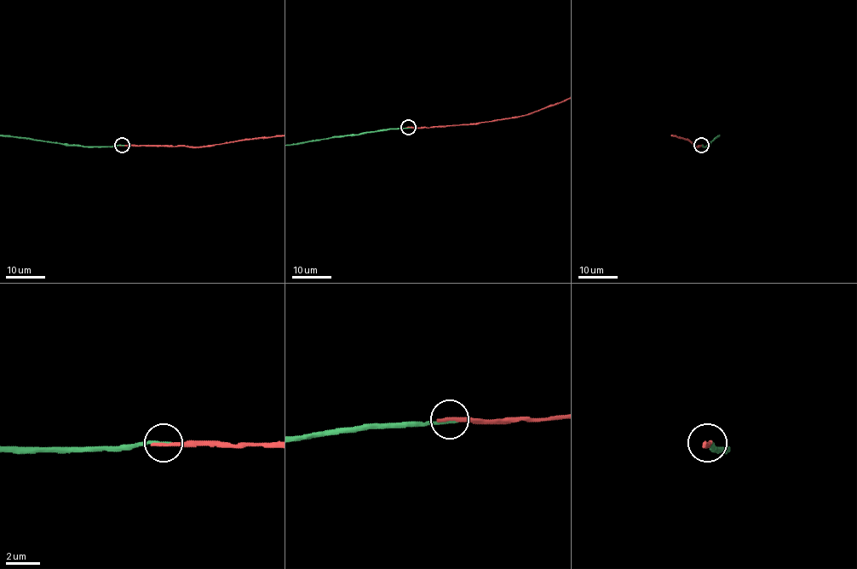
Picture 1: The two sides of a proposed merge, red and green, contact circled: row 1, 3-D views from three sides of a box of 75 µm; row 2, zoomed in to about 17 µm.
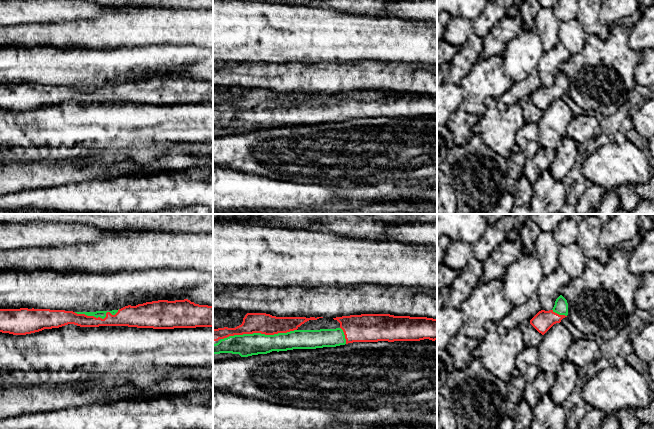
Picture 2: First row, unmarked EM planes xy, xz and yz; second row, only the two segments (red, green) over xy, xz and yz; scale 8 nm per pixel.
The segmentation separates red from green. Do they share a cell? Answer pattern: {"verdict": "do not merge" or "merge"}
{"verdict": "merge"}

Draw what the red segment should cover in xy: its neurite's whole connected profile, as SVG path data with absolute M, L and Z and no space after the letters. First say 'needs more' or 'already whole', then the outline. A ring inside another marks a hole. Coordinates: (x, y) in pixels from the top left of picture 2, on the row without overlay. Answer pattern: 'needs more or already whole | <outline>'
needs more | M184 75L158 76L96 88L0 85L2 109L26 111L68 100L80 103L128 102L153 105L213 103L213 82L199 81Z

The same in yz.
needs more | M560 71L552 86L539 87L531 96L530 100L542 111L544 111L554 100L560 99L568 91L567 76Z

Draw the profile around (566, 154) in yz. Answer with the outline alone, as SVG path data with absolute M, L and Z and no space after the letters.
M565 136L557 148L555 158L551 163L550 172L554 179L562 181L573 167L578 154L578 143Z

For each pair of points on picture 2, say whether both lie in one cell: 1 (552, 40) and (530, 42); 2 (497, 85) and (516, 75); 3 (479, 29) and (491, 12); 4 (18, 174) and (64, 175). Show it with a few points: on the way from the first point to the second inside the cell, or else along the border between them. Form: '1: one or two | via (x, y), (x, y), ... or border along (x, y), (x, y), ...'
1: two | border along (536, 32), (544, 51)
2: two | border along (502, 56), (504, 71), (514, 82)
3: one | via (482, 25), (490, 16)
4: one | via (29, 174), (53, 174)

